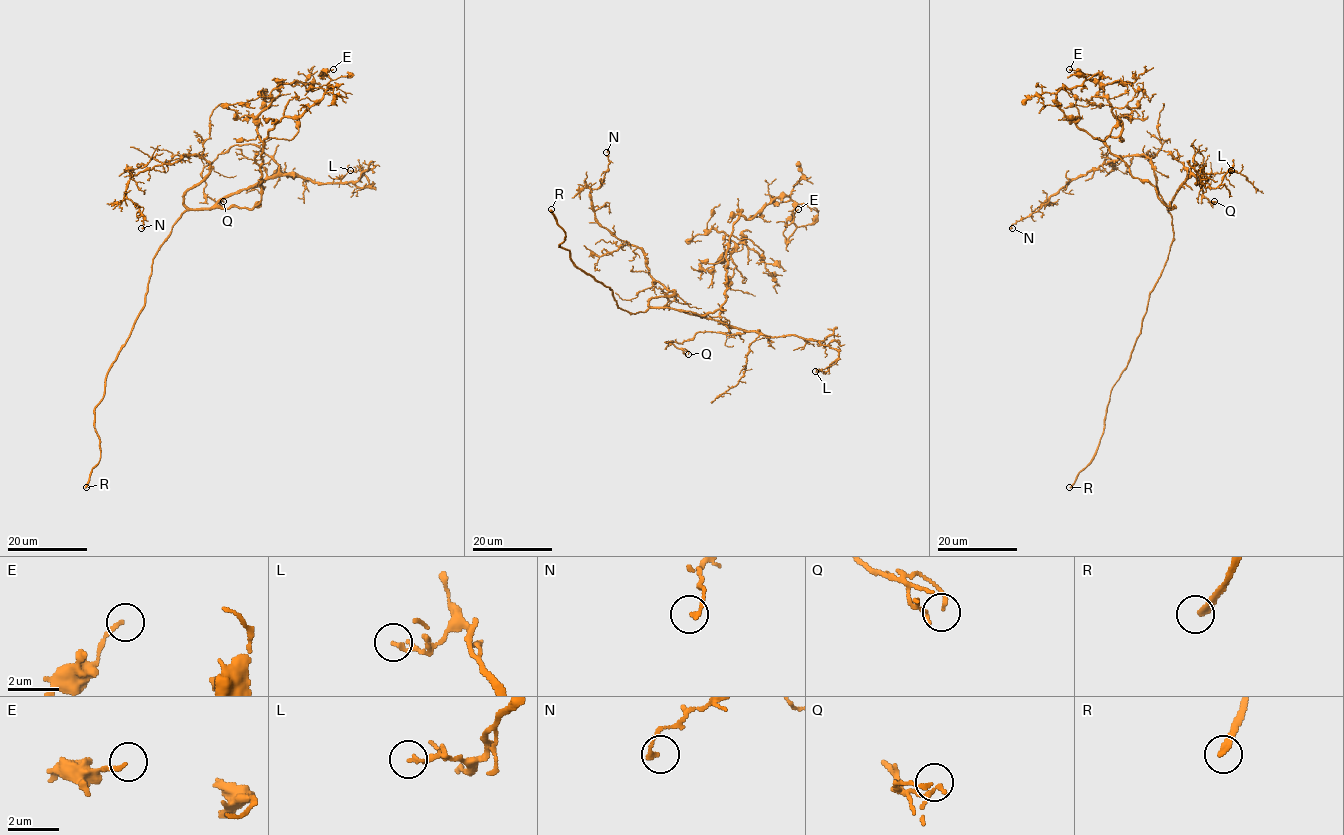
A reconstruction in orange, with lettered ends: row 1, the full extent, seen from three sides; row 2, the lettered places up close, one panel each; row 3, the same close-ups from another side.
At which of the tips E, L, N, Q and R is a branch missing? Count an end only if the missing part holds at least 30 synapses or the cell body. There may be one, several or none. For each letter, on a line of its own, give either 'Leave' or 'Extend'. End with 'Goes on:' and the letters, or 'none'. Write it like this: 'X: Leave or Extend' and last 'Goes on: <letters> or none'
E: Leave
L: Leave
N: Leave
Q: Leave
R: Extend
Goes on: R

